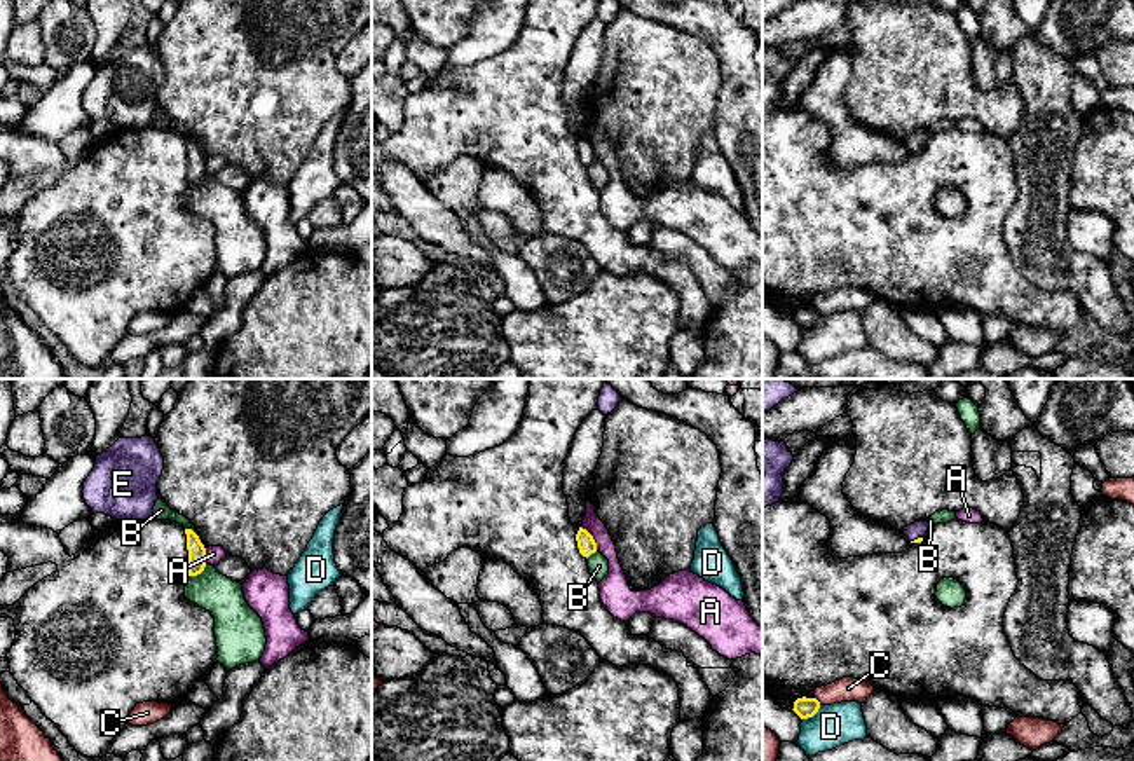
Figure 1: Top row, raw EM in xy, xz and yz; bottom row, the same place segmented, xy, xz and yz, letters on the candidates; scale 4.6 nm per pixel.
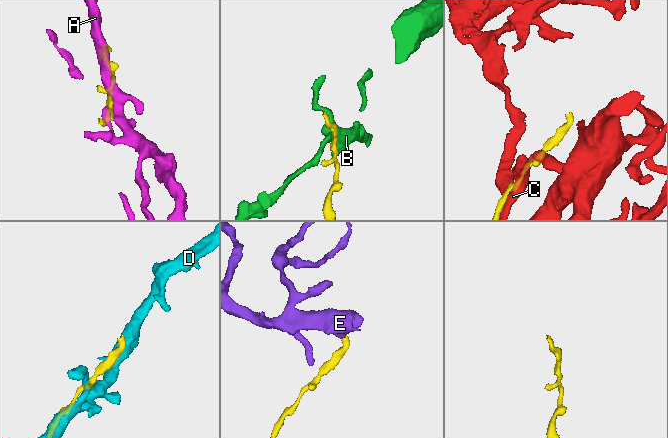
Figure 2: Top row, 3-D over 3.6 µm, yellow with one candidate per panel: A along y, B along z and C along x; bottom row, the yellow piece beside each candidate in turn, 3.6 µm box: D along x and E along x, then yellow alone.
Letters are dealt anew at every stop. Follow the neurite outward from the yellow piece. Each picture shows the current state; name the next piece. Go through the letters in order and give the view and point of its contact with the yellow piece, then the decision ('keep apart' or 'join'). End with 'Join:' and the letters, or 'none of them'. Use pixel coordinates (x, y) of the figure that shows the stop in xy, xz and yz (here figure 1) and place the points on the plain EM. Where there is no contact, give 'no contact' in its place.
A: contact xz (592, 147); keep apart
B: contact xy (198, 145); keep apart
C: contact yz (817, 309); keep apart
D: contact yz (812, 325); keep apart
E: contact yz (918, 147); join
Join: E

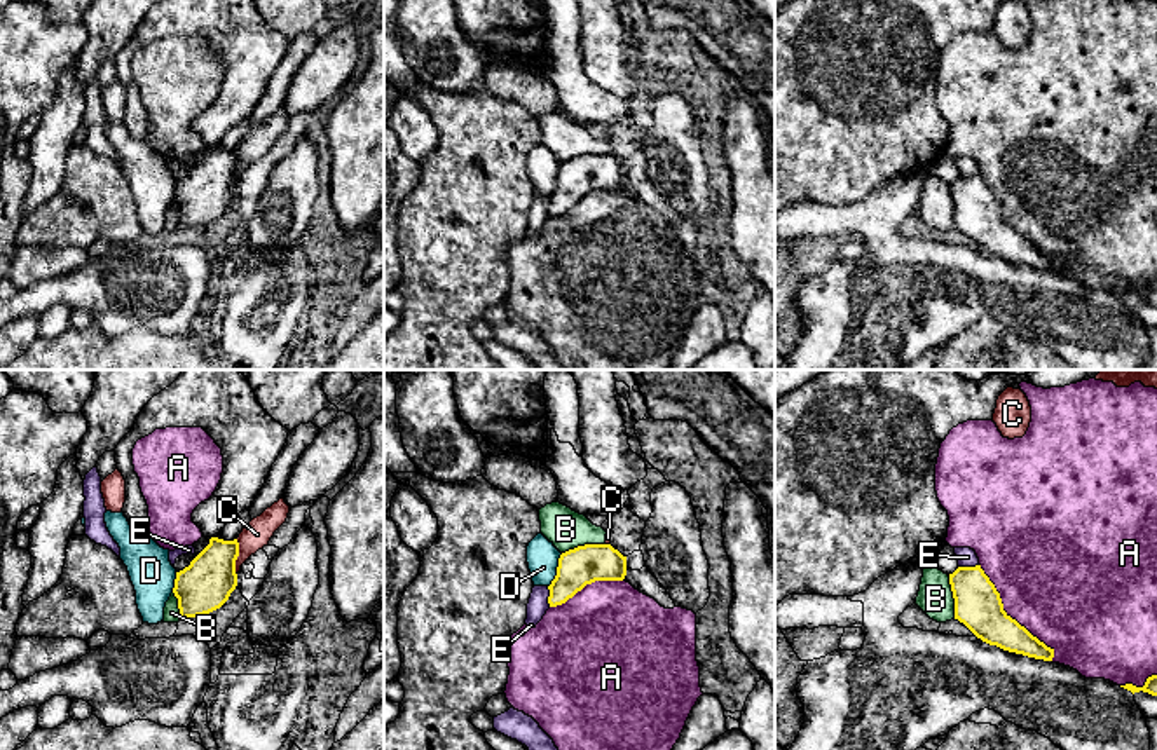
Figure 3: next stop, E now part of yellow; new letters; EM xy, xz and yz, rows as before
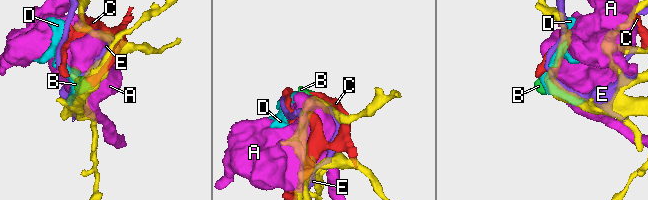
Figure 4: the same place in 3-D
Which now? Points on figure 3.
A: contact yz (1009, 225); keep apart
B: contact xz (585, 154); keep apart
C: contact xy (238, 164); keep apart
D: contact xz (557, 180); keep apart
E: contact xz (548, 206); keep apart
Join: none of them

